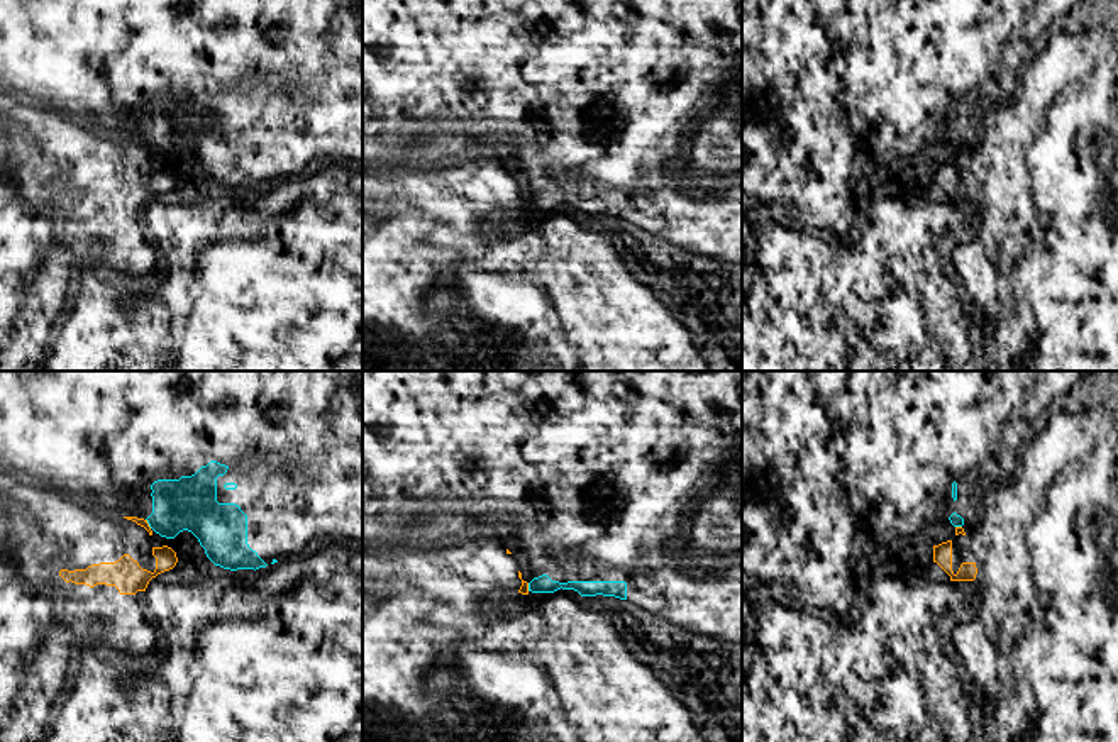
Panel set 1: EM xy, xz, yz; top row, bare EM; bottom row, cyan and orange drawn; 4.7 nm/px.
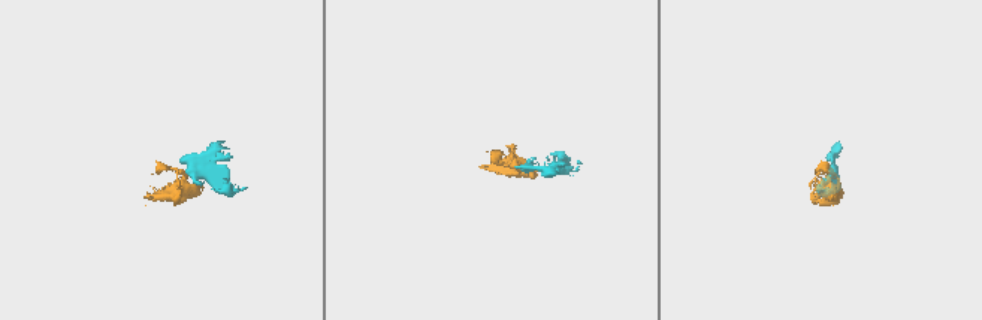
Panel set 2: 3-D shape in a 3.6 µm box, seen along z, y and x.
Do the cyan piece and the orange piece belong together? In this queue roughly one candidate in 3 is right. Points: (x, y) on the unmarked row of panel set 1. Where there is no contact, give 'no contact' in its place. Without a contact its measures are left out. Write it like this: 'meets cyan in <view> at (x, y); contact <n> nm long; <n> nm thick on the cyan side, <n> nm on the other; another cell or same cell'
meets cyan in xy at (148, 143); contact 50 nm long; 260 nm thick on the cyan side, 40 nm on the other; another cell

